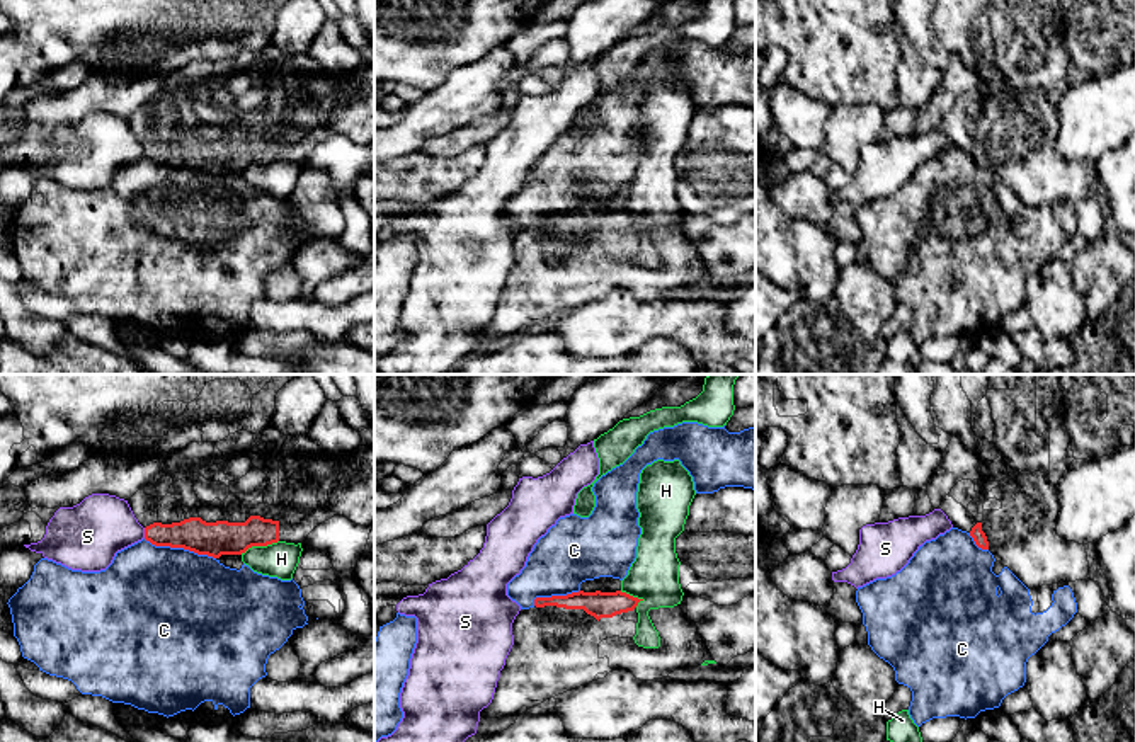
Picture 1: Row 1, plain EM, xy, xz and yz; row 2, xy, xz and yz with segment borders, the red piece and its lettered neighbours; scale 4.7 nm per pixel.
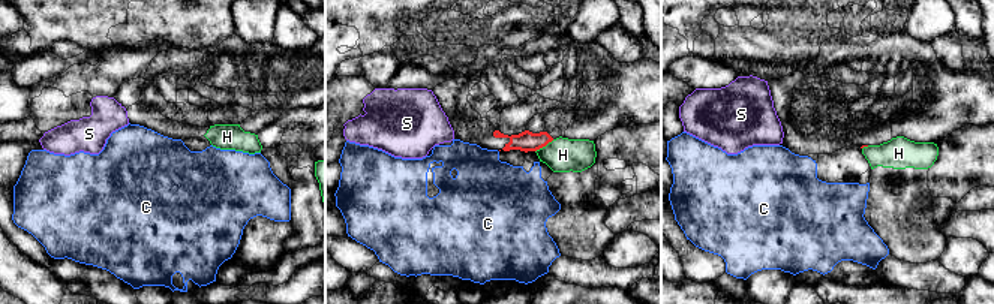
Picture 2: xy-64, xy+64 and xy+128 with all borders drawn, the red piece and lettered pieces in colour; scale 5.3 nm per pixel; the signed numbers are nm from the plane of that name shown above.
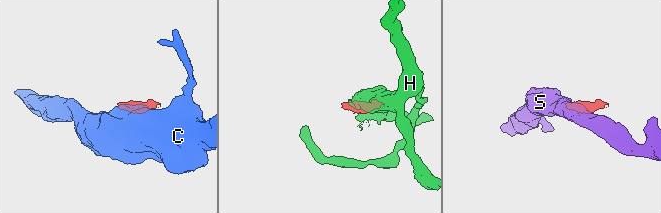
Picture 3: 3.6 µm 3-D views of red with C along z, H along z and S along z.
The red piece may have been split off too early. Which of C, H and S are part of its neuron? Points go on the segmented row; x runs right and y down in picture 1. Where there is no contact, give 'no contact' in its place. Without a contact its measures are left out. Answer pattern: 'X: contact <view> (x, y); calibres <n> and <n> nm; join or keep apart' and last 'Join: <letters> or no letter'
C: contact xy (179, 547); calibres 160 and 480 nm; keep apart
H: contact xy (259, 545); calibres 160 and 160 nm; keep apart
S: contact xy (145, 533); calibres 160 and 300 nm; keep apart
Join: no letter

